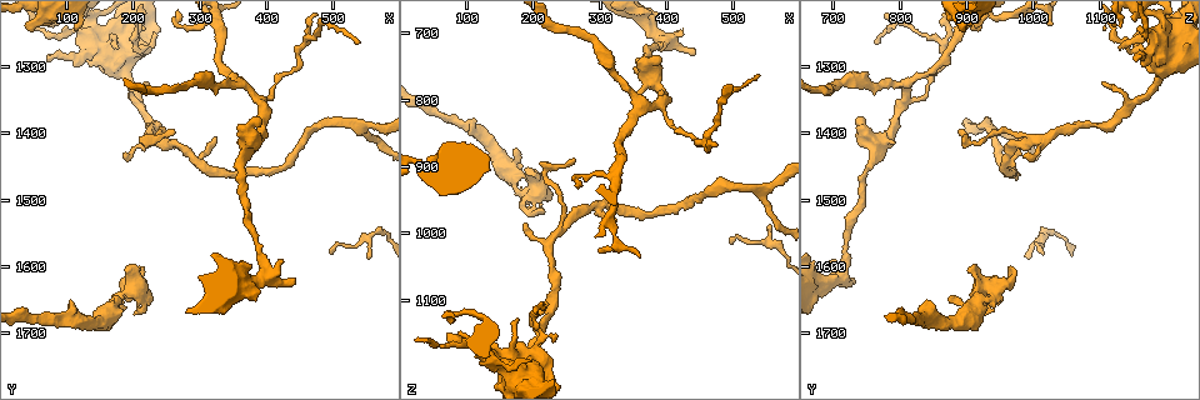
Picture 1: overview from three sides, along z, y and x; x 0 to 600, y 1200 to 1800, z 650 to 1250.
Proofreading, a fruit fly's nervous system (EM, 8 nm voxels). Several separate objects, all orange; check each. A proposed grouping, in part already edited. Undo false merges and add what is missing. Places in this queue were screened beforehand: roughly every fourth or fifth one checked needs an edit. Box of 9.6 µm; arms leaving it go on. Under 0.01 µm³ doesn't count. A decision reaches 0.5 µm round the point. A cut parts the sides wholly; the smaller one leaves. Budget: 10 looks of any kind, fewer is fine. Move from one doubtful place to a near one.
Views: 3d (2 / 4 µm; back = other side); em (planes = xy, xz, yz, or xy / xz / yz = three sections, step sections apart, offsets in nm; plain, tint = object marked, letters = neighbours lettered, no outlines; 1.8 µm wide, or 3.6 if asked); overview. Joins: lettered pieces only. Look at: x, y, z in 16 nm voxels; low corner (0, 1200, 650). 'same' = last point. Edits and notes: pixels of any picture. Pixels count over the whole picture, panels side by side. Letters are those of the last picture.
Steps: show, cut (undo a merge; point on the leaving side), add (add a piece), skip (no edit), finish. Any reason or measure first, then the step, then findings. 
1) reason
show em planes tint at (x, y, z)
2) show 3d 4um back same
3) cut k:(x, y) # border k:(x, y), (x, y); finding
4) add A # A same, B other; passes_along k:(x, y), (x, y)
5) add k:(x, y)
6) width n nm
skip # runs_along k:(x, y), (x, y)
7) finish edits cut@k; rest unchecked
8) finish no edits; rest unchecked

calibre changes
show 3d 2um at (105, 1245, 1170)

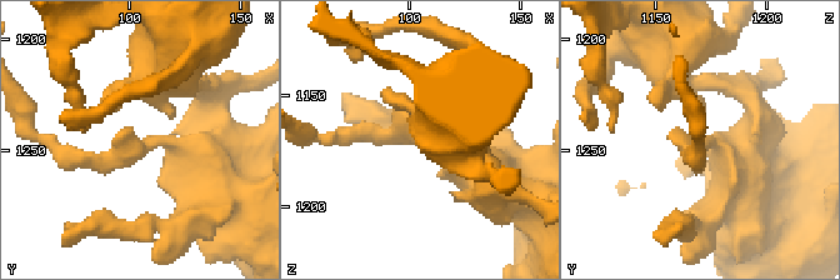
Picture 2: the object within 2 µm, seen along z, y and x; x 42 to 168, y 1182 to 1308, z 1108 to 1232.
shape alone is not enough
show em xz step 4 tint same

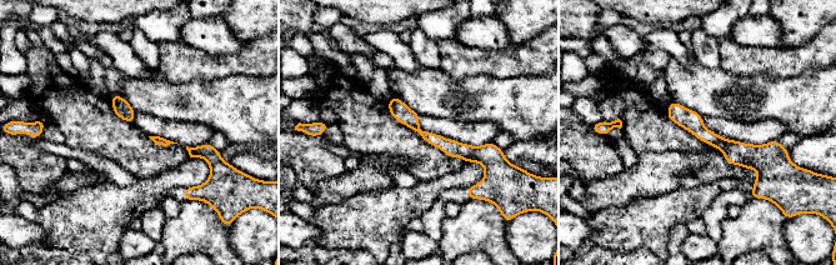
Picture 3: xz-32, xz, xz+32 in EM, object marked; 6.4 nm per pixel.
another direction
show em planes letters same

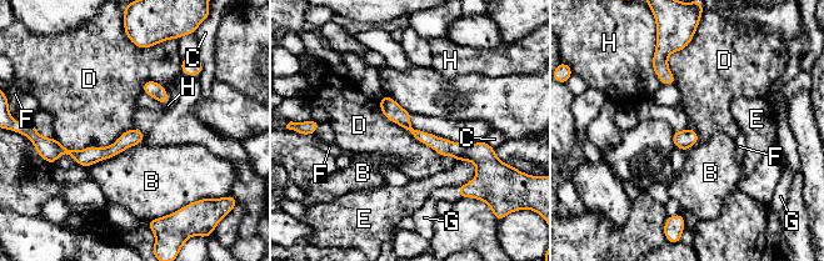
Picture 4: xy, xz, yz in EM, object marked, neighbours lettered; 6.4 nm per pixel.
width 110 nm
add G # B other, C other, D other, E other, F other, G same, H other; the cell continues

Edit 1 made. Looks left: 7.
see it whole again
show overview

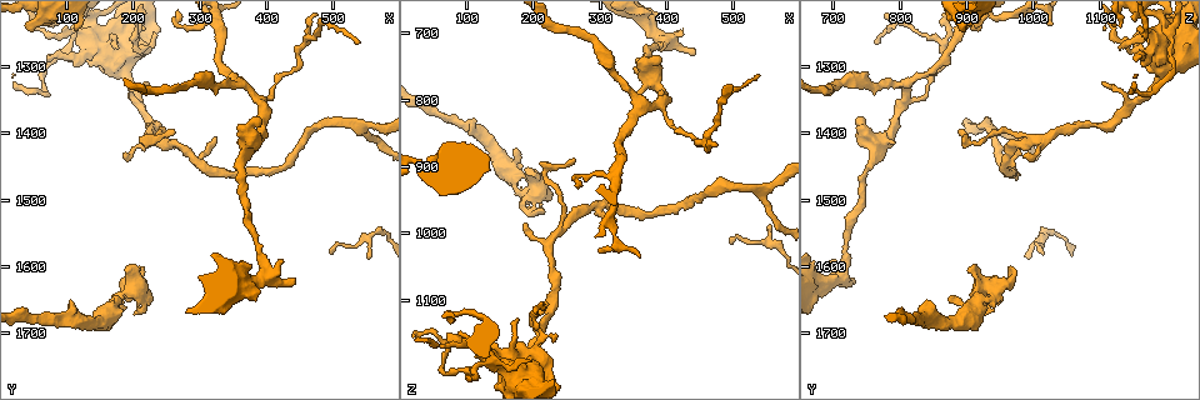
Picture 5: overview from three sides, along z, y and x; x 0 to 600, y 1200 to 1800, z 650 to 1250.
branch stops here
show 3d 2um at (235, 1250, 1165)

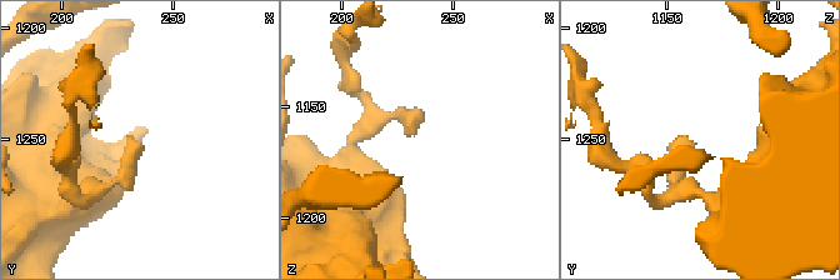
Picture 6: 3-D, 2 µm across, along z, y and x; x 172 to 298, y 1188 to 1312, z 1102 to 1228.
show em yz step 8 tint at (232, 1250, 1163)

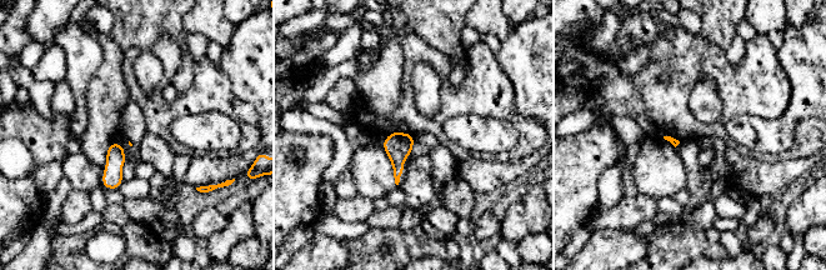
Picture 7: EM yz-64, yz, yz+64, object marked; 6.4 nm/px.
cut it another way
show em planes letters same

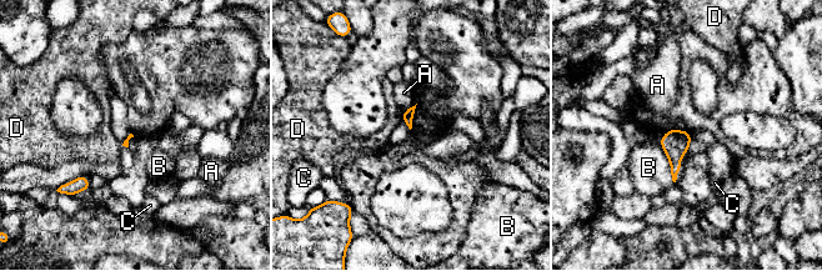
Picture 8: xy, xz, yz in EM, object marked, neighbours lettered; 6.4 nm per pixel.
skip # A other, B other, C other, D other; border 8:(401, 111), (402, 121); none of them fits

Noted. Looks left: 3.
show em xy step 4 tint at (40, 1240, 895)

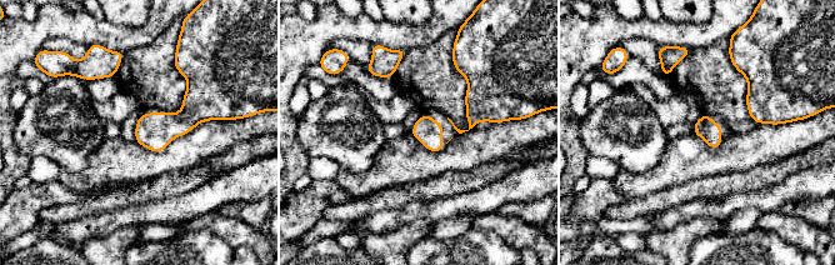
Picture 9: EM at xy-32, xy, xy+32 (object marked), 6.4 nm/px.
cut it another way
show em planes letters same

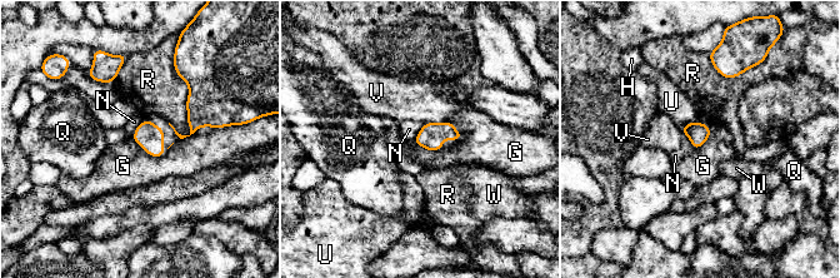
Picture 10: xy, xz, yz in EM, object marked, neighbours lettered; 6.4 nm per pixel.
skip # G other, H other, N other, Q other, R other, U other, V other, W other; border 10:(226, 127), (200, 127), (181, 139); no lettered piece goes on from it

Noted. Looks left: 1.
branch stops here
show em xy step 4 letters at (170, 1645, 875)

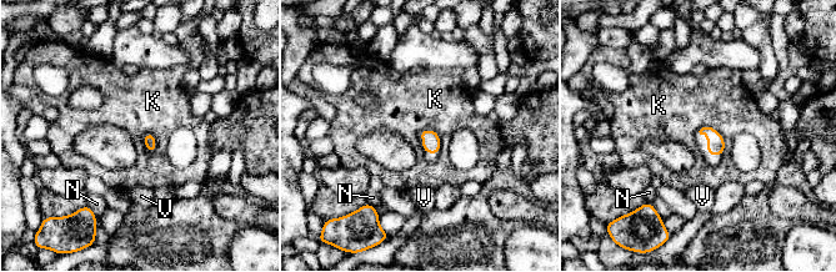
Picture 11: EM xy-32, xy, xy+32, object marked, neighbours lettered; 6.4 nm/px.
skip # K other, N other, V other; border 11:(702, 126), (722, 136), (722, 155); no lettered piece goes on from it

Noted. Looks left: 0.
finish edits add@4; rest unchecked

